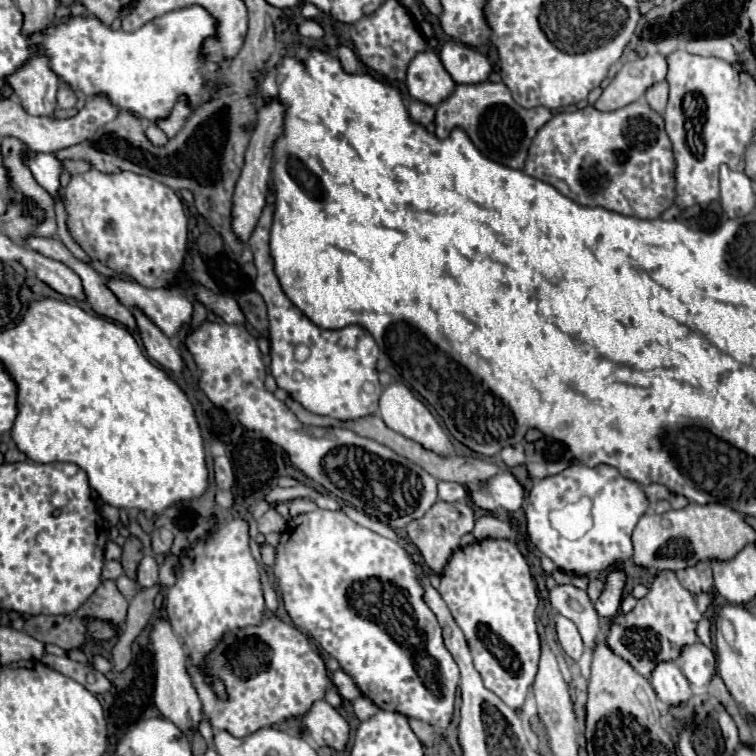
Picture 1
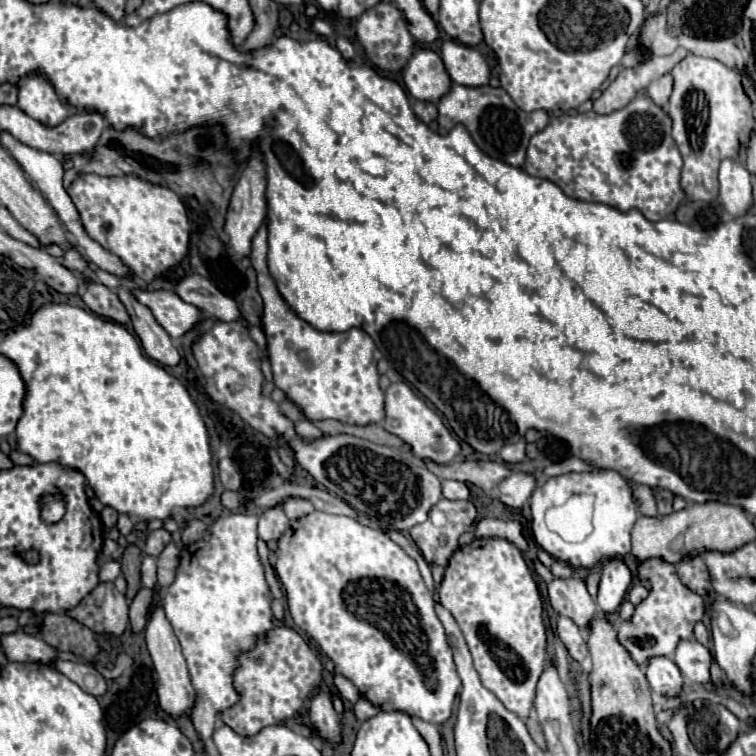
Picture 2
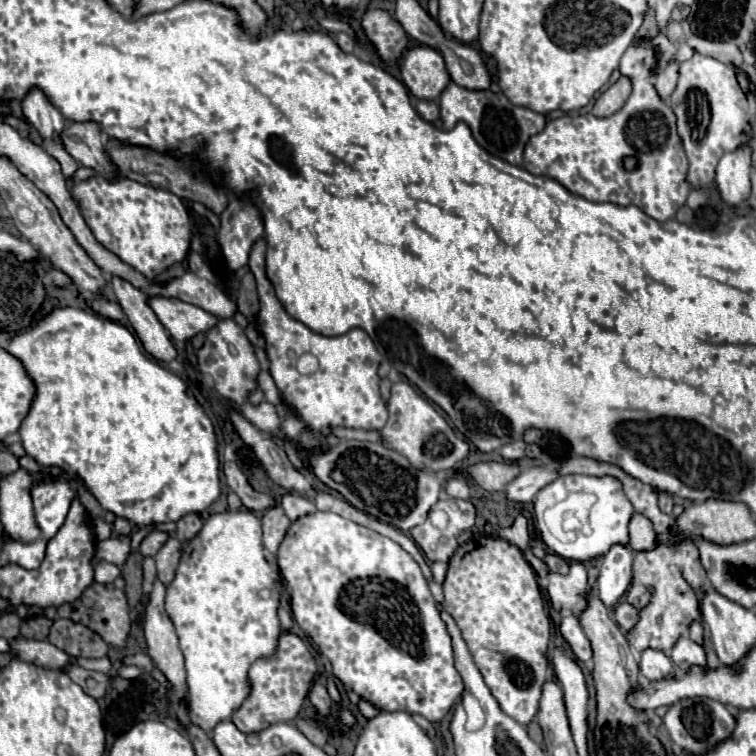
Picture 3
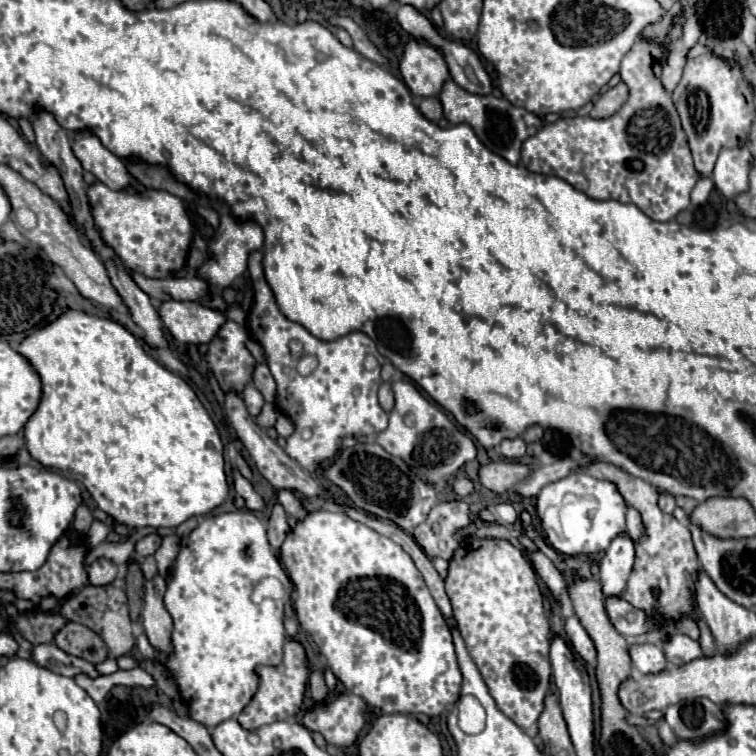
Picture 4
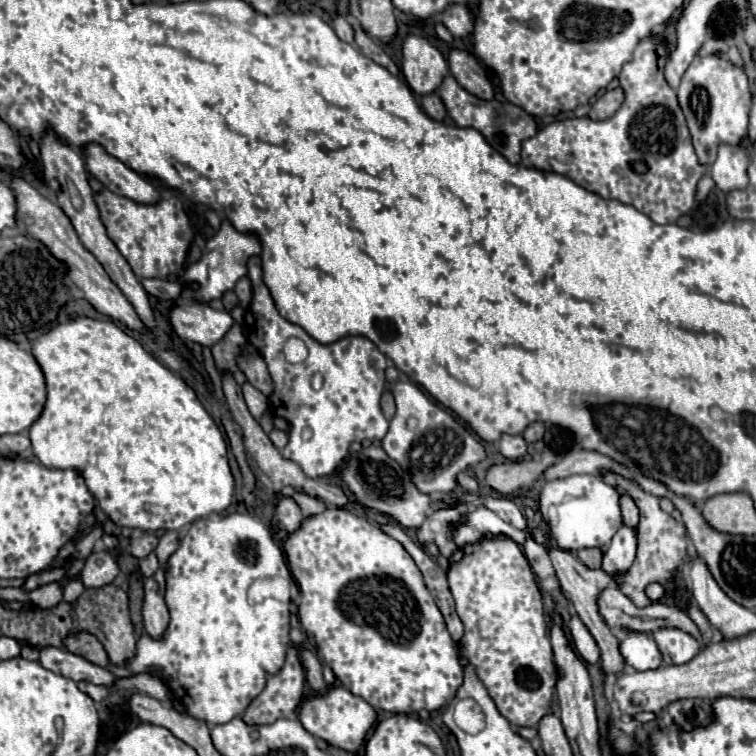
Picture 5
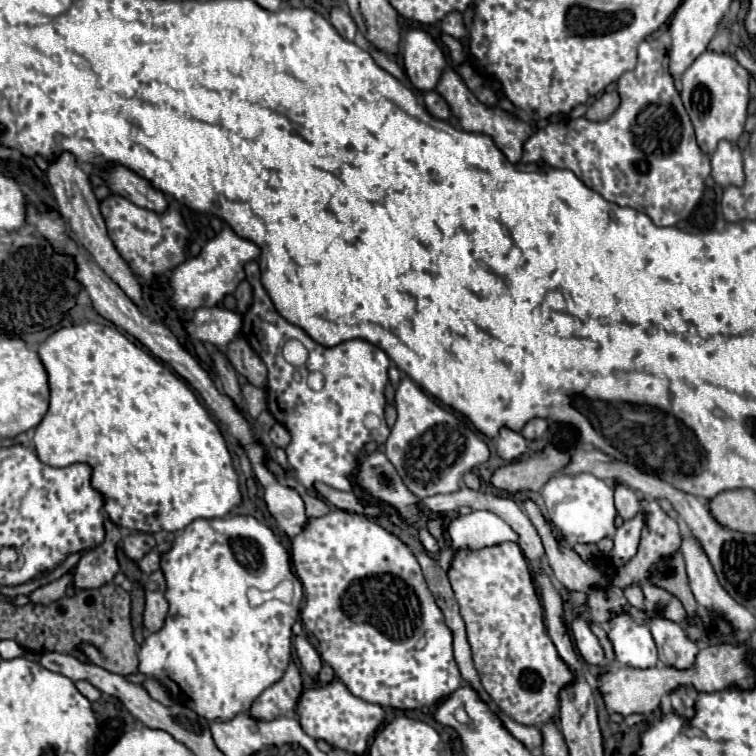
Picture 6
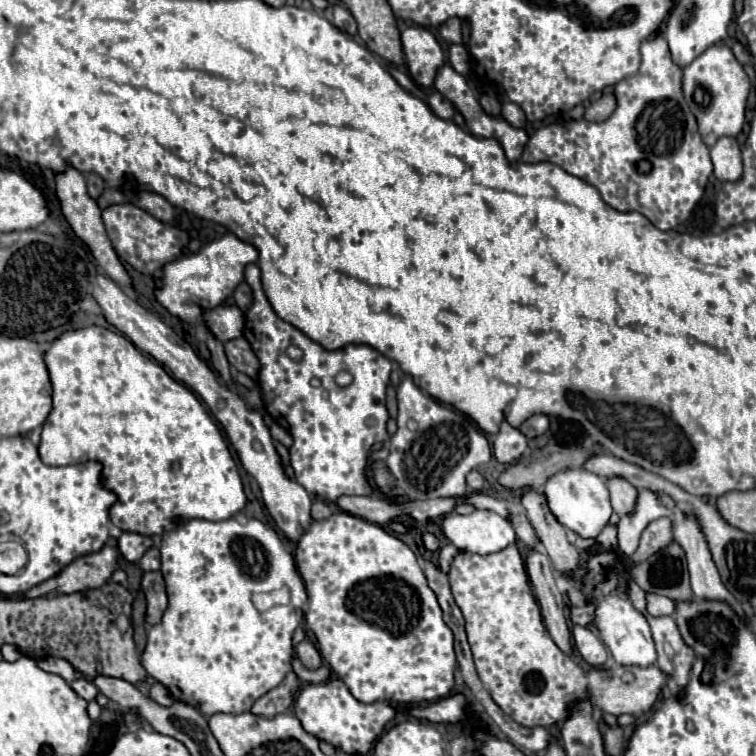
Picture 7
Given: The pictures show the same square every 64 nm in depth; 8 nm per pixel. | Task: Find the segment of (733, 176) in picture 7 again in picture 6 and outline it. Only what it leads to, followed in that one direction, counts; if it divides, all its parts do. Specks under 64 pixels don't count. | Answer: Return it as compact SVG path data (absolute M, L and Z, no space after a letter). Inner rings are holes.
M722 140L710 158L712 178L718 186L742 186L744 184L744 164L740 148L732 142Z

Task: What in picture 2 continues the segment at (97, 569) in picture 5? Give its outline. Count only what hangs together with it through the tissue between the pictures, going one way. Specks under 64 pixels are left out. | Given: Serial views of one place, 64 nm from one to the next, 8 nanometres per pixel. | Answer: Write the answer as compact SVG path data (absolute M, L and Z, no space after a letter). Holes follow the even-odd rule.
M108 560L100 566L100 580L102 582L112 582L114 578L120 576L120 564L114 560Z

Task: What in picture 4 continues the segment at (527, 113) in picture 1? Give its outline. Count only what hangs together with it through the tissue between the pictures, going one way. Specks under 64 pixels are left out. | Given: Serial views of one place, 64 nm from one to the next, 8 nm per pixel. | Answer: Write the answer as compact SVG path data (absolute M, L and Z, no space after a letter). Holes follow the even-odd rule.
M448 80L440 92L440 102L442 102L442 110L444 110L444 118L450 124L470 124L476 132L476 136L480 138L480 142L492 150L494 154L506 158L510 164L518 164L520 162L520 148L522 142L530 136L534 136L540 128L542 128L542 118L528 112L526 108L518 108L514 104L510 104L506 98L496 98L492 94L488 96L478 96L478 94L470 94L464 88L460 88L454 80Z

